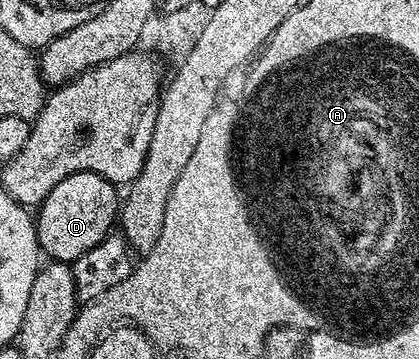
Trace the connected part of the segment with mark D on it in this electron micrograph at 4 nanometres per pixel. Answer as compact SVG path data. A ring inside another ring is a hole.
M81 172L56 182L36 208L38 246L54 262L72 262L110 235L120 212L120 192L100 174Z

